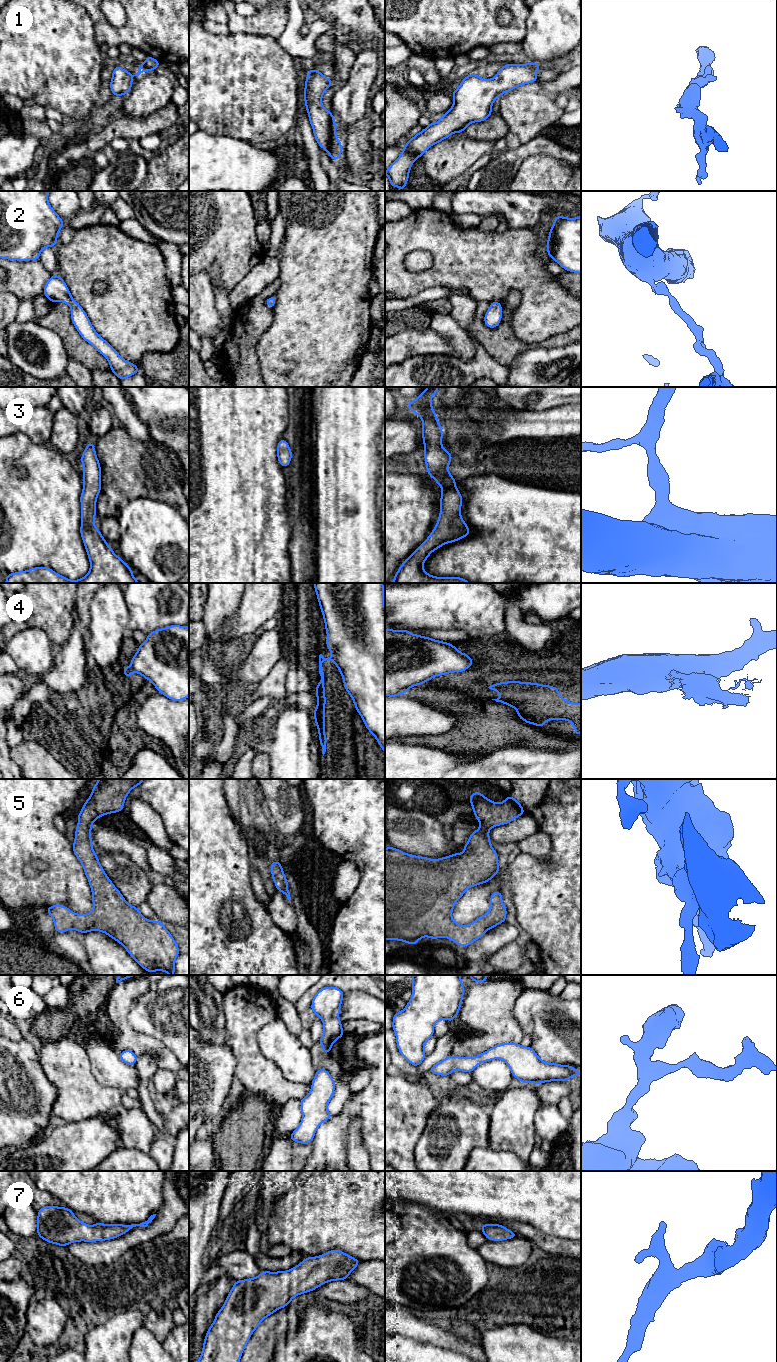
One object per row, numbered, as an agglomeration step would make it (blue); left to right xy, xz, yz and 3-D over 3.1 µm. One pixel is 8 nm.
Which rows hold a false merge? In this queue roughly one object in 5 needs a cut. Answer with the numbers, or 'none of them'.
4

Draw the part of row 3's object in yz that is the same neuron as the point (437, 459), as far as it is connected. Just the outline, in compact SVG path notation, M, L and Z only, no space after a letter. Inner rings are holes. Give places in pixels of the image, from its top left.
M427 387L418 398L407 402L408 410L422 420L424 458L428 475L442 488L440 514L427 539L401 564L392 583L470 583L461 577L436 577L423 569L429 555L441 546L471 534L461 516L463 498L448 466L452 453L442 446L443 430L431 404L439 387Z

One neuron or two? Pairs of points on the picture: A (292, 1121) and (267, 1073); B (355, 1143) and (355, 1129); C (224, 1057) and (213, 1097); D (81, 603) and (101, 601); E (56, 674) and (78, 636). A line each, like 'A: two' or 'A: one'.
A: two
B: one
C: one
D: two
E: one

